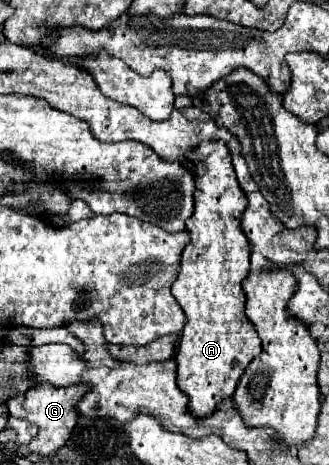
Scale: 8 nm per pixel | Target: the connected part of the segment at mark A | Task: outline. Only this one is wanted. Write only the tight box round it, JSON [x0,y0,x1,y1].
[171,142,261,418]

